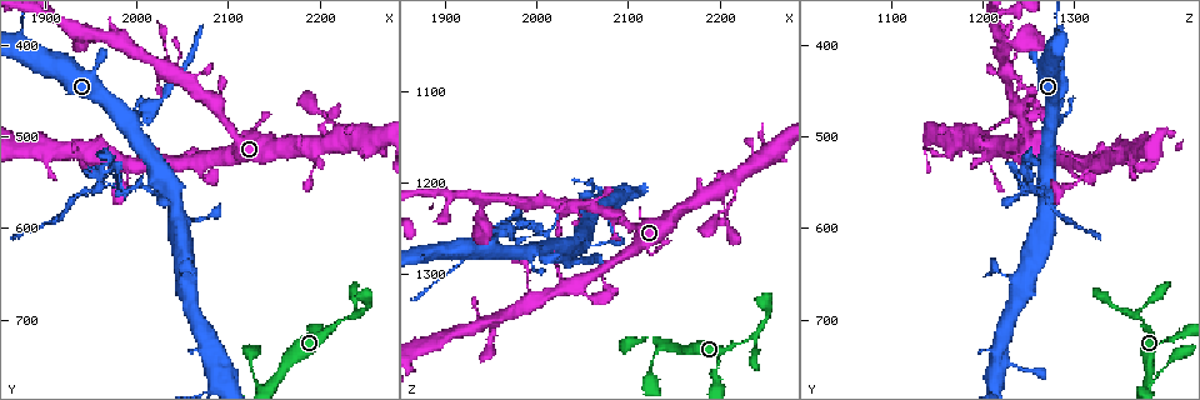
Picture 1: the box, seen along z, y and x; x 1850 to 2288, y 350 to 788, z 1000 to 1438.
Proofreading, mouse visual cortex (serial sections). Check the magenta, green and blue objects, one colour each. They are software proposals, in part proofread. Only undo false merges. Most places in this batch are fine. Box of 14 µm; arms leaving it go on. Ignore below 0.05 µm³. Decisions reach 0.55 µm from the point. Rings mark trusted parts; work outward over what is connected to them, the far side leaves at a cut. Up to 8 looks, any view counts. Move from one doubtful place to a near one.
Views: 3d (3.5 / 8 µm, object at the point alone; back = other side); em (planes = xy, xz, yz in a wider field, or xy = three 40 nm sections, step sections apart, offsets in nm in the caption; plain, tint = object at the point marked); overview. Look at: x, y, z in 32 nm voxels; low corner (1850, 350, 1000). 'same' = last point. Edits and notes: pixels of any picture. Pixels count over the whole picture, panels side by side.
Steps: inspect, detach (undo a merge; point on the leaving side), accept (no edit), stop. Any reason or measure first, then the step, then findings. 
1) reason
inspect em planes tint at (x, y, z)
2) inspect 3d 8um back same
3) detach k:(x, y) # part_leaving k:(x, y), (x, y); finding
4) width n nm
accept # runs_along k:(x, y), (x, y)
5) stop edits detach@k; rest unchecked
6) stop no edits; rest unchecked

sharp bend
inspect 3d 3.5um at (2235, 695, 1370)

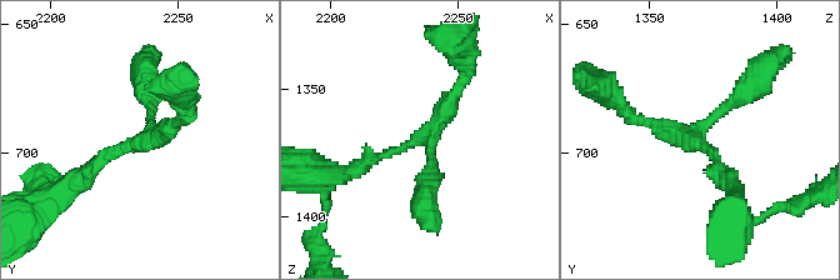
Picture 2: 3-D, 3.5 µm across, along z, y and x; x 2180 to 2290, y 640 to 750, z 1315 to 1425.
arms 3; arm_widths 200, 200, 200 nm
inspect em xy step 5 tint at (2235, 695, 1369)

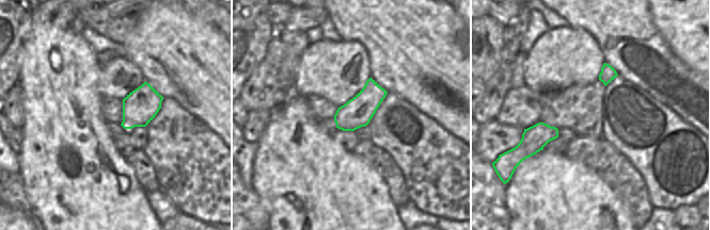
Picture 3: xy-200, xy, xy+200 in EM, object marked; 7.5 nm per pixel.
accept # runs_along 2:(354, 170), (415, 141), (465, 78); continuous, no second cell

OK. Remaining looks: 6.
arms part here
inspect 3d 3.5um back at (2205, 510, 1200)

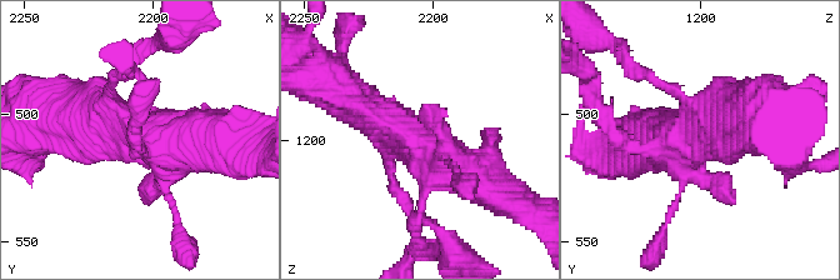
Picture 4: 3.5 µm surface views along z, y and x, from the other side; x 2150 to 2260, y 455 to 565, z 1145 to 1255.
shape alone is not enough
inspect em xy step 3 tint at (2204, 507, 1203)

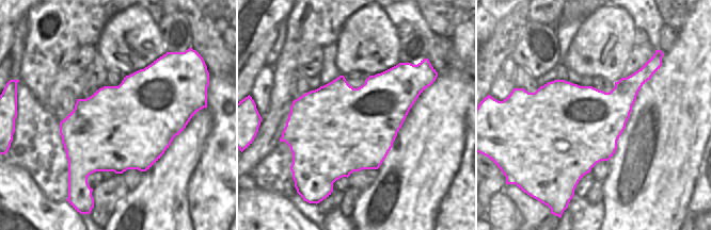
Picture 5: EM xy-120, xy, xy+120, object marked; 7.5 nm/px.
inspect em xy step 2 tint same

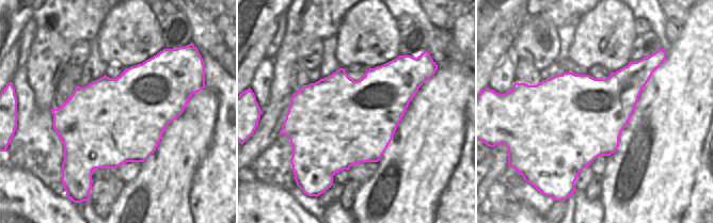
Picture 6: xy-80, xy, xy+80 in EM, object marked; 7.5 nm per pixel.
accept # runs_along 4:(516, 199), (443, 164), (378, 119); one cell here

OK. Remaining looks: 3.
three-way junction
inspect 3d 3.5um at (2000, 480, 1275)

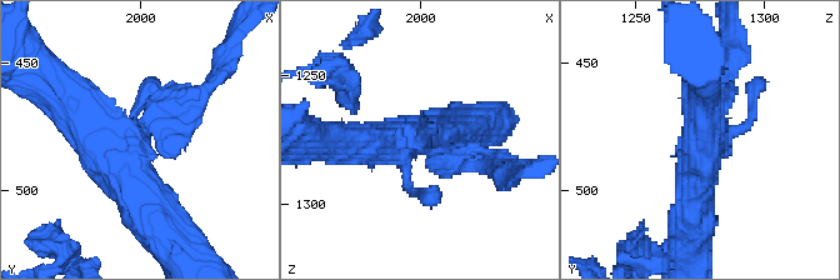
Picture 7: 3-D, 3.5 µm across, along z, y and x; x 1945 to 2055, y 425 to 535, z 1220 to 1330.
inspect em xy step 5 tint at (1996, 477, 1275)

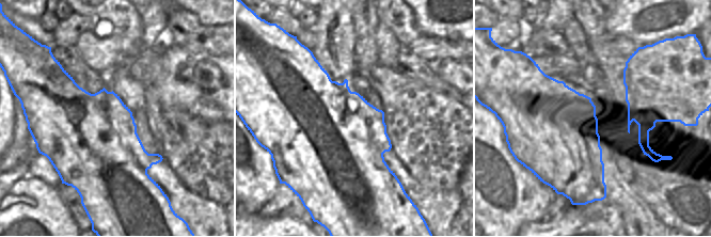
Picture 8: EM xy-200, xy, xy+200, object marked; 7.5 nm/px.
accept # all the same cell

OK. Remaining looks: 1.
stop no edits; rest unchecked

